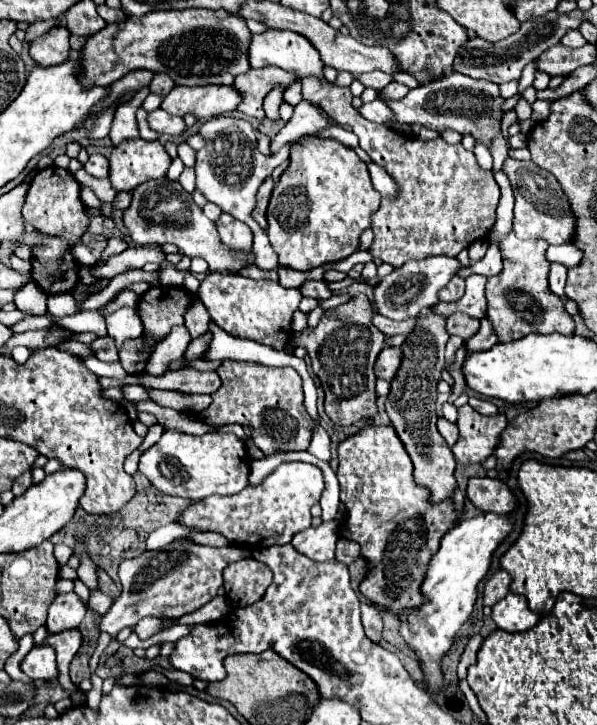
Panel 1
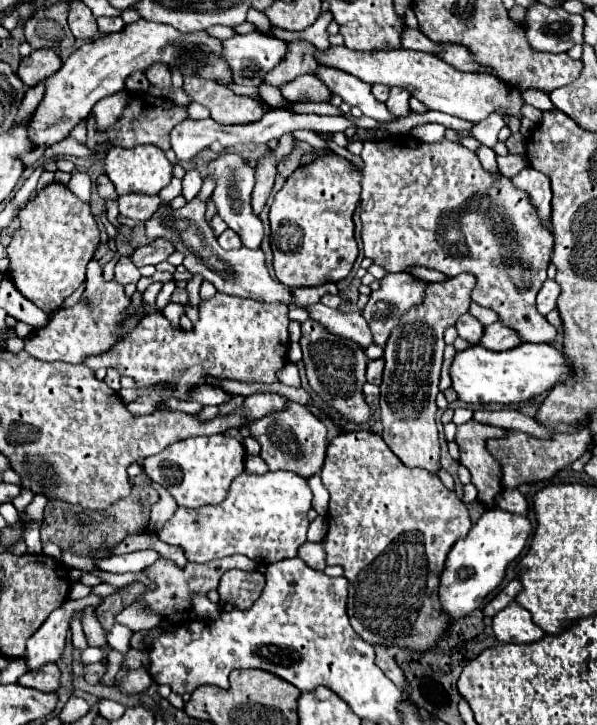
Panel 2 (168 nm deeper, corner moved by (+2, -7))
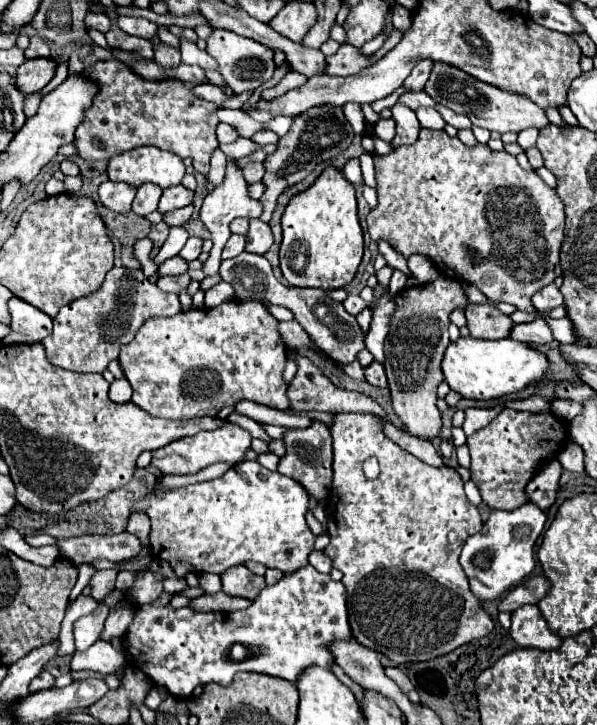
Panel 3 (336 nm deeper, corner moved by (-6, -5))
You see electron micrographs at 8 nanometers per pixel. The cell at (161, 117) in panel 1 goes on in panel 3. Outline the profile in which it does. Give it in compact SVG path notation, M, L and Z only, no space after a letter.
M219 123L217 125L217 139L219 139L219 143L233 143L239 139L239 131L233 125Z

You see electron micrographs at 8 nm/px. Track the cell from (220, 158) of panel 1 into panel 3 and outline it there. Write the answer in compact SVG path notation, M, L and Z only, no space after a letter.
M249 219L249 231L247 231L247 247L245 247L245 251L265 255L271 245L273 245L271 227L265 221L261 221L261 219Z

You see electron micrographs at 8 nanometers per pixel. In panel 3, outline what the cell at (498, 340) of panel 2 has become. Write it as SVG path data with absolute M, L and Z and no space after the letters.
M535 319L531 323L513 325L509 339L521 341L527 345L535 345L535 343L549 343L553 339L553 335L551 335L551 329L547 327L547 323L543 319Z

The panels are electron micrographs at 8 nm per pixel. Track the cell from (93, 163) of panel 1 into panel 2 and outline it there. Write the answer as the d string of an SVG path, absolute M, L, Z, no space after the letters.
M101 175L101 177L97 179L97 193L99 193L99 197L105 199L105 201L119 197L117 191L115 191L115 185L109 181L107 175Z

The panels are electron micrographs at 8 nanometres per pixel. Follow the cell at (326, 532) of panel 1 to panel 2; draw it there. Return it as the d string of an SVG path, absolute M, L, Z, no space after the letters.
M305 543L303 547L299 547L299 557L317 571L325 569L325 555L323 555L323 545L321 543Z

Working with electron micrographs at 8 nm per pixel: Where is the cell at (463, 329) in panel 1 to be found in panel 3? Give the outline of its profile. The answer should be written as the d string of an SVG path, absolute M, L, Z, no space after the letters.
M469 305L465 309L467 327L475 339L505 339L511 331L513 321L489 305Z

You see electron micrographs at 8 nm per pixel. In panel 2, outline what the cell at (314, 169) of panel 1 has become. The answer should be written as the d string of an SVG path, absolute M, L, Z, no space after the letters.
M323 155L305 167L299 167L275 195L269 221L271 221L271 249L275 277L287 287L315 287L323 283L337 283L345 279L357 259L357 241L353 211L359 203L359 171L351 169L351 163L339 155Z

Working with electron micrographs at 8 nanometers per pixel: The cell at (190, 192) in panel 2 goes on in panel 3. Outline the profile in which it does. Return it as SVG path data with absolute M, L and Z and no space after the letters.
M193 203L187 205L187 207L183 207L183 209L165 213L165 223L167 223L169 227L173 227L173 225L183 225L183 223L187 223L187 221L191 219L191 213L193 213Z

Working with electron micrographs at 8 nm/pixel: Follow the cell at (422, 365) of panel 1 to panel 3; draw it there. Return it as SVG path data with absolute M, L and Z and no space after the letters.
M439 277L433 283L415 285L415 287L407 287L403 291L399 291L395 301L397 301L397 311L393 315L391 329L389 329L389 335L385 341L385 363L383 363L387 379L389 379L393 409L397 413L397 417L401 419L403 429L409 435L419 437L423 441L433 441L441 433L441 411L437 409L437 387L443 381L441 361L443 361L443 353L447 351L447 345L449 345L449 333L447 333L447 327L451 323L449 315L455 309L465 309L469 305L469 299L459 281L449 279L449 277Z

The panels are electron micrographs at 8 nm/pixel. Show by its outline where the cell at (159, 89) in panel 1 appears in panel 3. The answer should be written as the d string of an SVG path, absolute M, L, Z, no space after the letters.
M159 39L153 41L153 47L155 47L155 55L153 55L153 61L161 67L175 67L181 63L181 53L179 49L173 49L165 43L161 43Z

